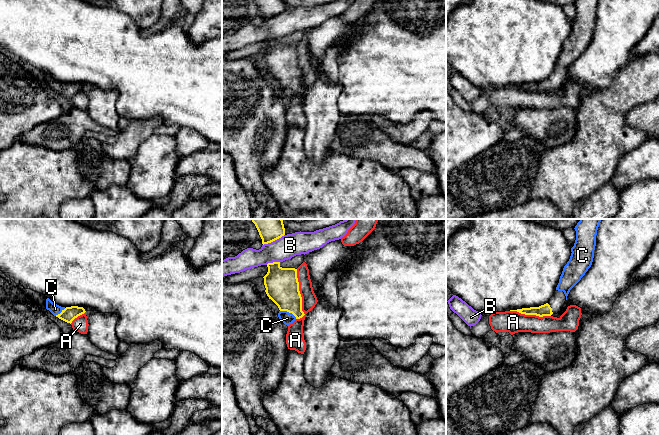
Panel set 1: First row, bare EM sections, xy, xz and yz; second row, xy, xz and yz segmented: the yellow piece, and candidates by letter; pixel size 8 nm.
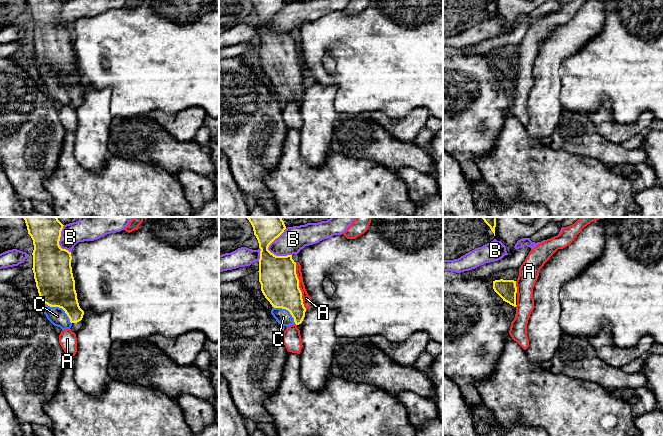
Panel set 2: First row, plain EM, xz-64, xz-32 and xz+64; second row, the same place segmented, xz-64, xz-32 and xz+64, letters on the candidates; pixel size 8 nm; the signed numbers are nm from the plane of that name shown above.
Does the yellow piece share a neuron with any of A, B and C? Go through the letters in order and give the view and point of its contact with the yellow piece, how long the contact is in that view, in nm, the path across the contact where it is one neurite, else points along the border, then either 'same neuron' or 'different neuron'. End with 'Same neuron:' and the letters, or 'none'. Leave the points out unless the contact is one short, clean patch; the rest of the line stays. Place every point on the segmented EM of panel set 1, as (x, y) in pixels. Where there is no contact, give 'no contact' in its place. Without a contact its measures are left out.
A: xz (300, 294) | 400 nm | along xz (296, 269), (301, 310), (304, 314), (299, 319) | different neuron
B: xz (273, 240) | 200 nm | along xz (284, 234), (263, 245) | different neuron
C: xz (288, 311) | 150 nm | across xz (282, 287), (288, 298), (288, 311), (287, 318) | same neuron
Same neuron: C

